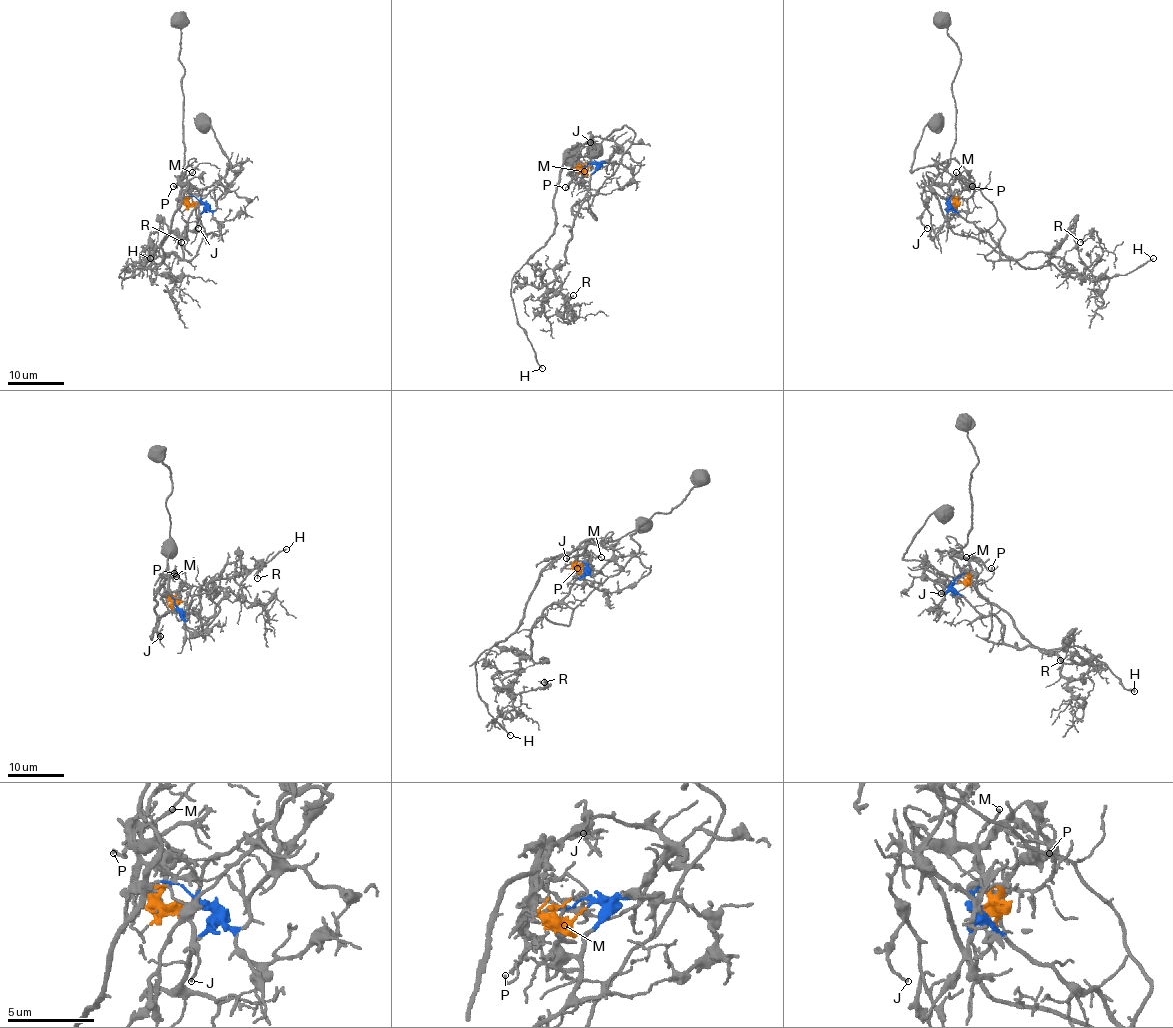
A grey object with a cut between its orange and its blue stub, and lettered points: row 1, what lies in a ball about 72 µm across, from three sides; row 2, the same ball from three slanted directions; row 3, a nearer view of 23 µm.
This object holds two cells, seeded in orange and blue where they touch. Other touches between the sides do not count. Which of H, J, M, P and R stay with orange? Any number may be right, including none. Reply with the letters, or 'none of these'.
H, M, P

